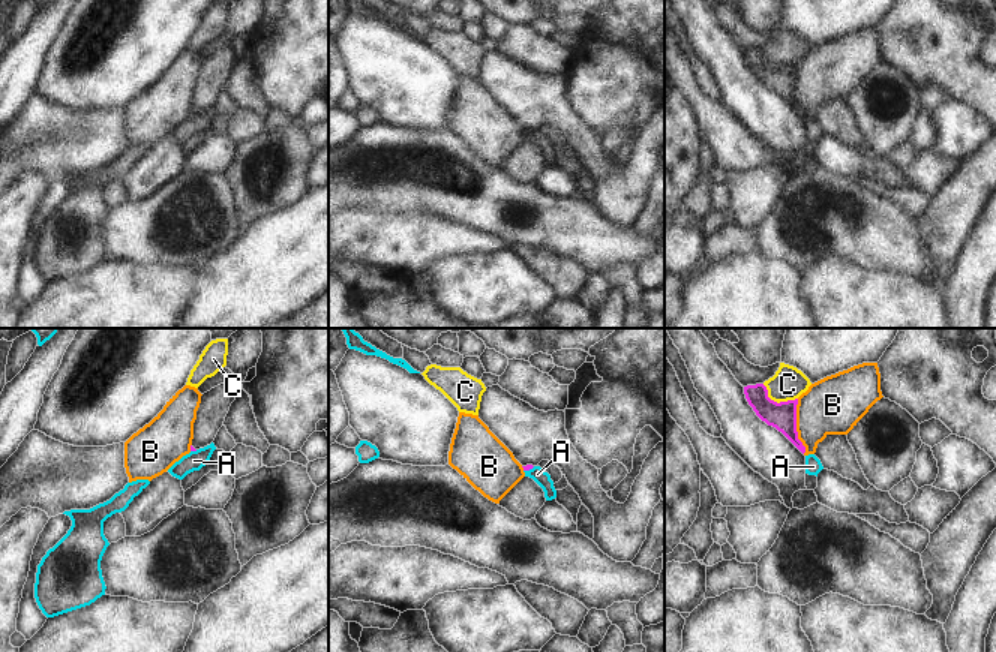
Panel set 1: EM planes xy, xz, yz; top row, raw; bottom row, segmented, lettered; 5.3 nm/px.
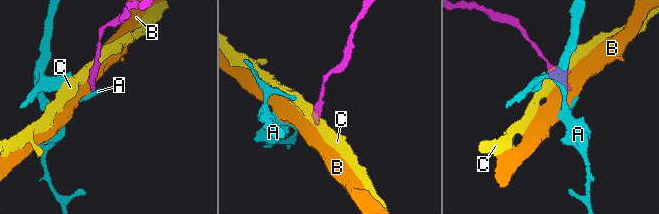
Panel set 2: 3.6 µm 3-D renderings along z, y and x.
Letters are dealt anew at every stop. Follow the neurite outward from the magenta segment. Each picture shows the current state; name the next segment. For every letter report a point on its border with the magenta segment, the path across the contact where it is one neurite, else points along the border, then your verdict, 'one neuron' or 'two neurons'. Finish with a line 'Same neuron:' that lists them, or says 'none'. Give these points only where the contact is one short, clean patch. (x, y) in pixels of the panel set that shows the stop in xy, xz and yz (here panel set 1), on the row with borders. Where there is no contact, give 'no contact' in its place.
A: xz (528, 469) | along xz (534, 466), (524, 471) | two neurons
B: yz (795, 426) | along yz (797, 399), (797, 438), (804, 447), (804, 453) | two neurons
C: yz (776, 402) | along yz (762, 384), (768, 396), (777, 402), (797, 399) | two neurons
Same neuron: none

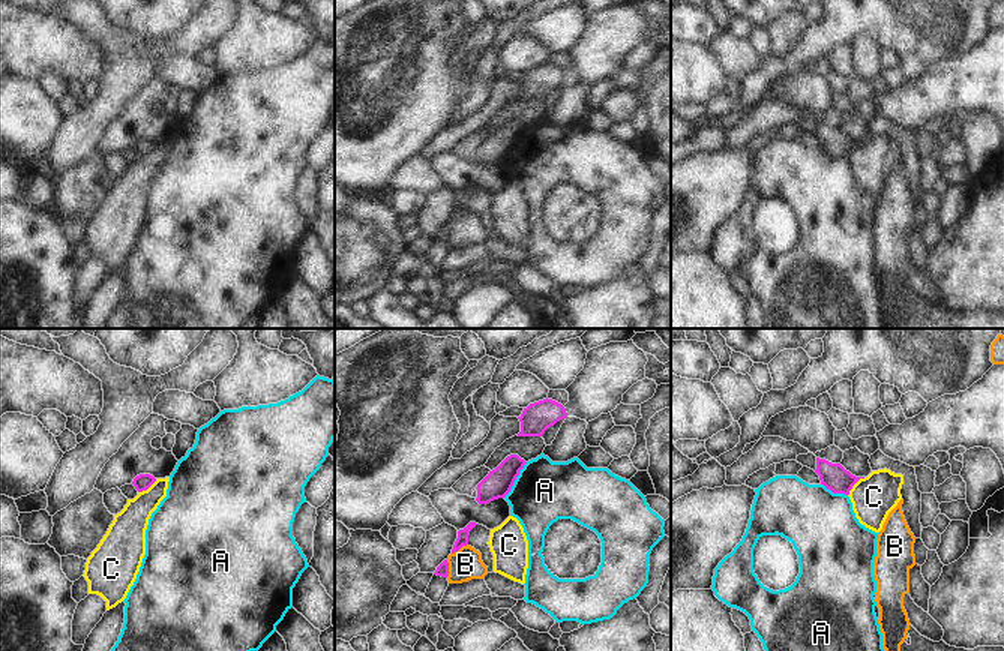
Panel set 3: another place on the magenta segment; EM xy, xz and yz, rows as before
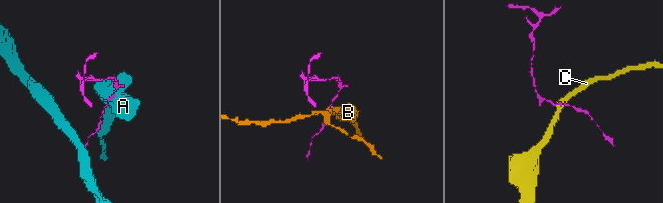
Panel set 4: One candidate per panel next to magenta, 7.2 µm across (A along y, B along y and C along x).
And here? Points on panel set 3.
A: xz (515, 479) | along xz (527, 462), (503, 497) | two neurons
B: xz (447, 569) | along xz (446, 560), (447, 576) | two neurons
C: yz (854, 483) | along yz (865, 477), (853, 486), (848, 495) | two neurons
Same neuron: none

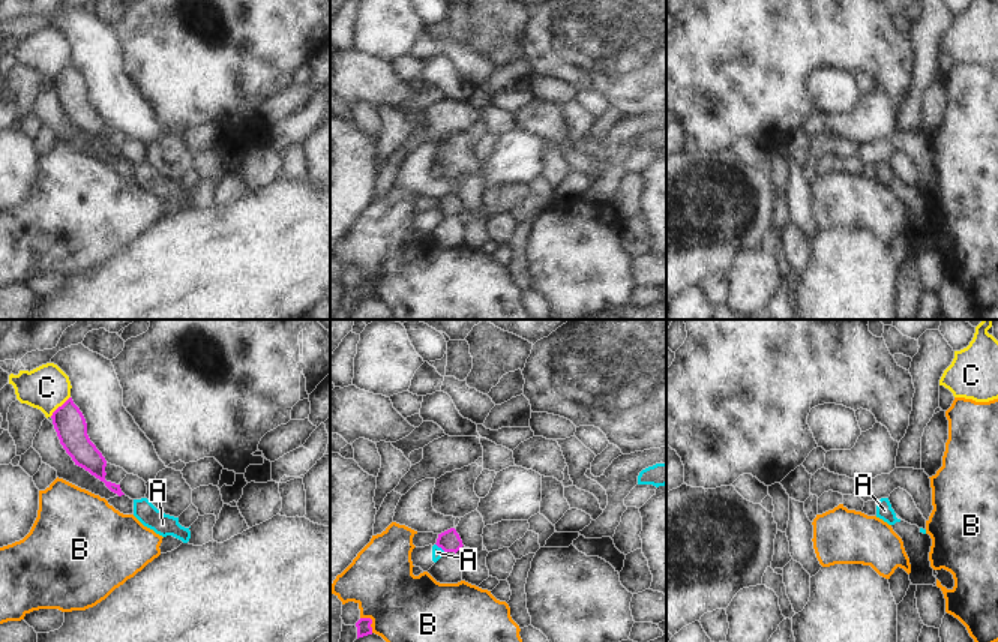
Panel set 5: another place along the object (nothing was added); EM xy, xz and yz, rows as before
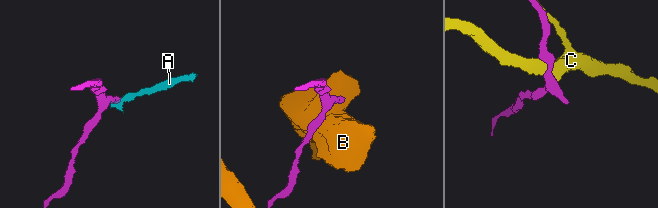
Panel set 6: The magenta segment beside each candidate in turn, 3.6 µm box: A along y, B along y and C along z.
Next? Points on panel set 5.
A: xz (440, 546) | across xz (449, 540), (440, 546), (437, 552) | one neuron
B: xz (371, 621) | along xz (360, 617), (371, 620), (372, 632) | two neurons
C: xy (59, 407) | two neurons
Same neuron: A

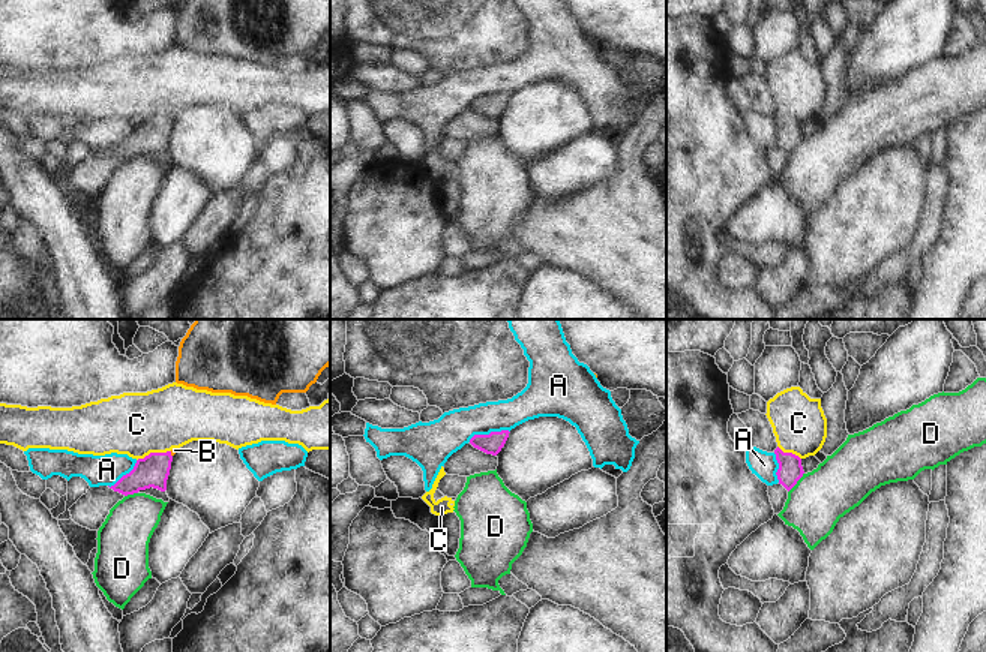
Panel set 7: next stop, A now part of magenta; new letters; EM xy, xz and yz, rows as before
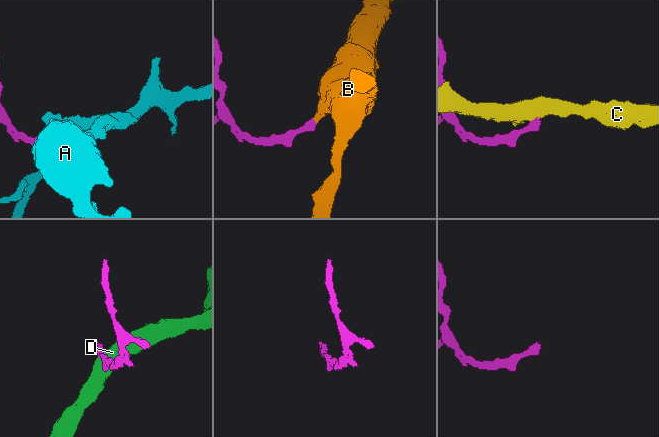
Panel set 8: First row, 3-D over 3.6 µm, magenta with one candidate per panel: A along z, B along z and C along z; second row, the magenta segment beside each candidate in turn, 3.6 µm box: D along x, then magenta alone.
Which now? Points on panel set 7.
A: xz (489, 433) | two neurons
B: xy (170, 454) | across xy (152, 471), (170, 454), (174, 450) | one neuron
C: xy (153, 453) | along xy (170, 450), (149, 453), (137, 460) | two neurons
D: yz (796, 483) | two neurons
Same neuron: B

